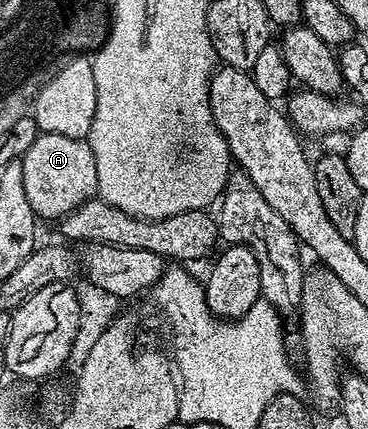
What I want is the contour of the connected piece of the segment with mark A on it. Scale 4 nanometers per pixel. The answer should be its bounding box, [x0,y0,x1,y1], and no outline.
[23,133,99,220]

